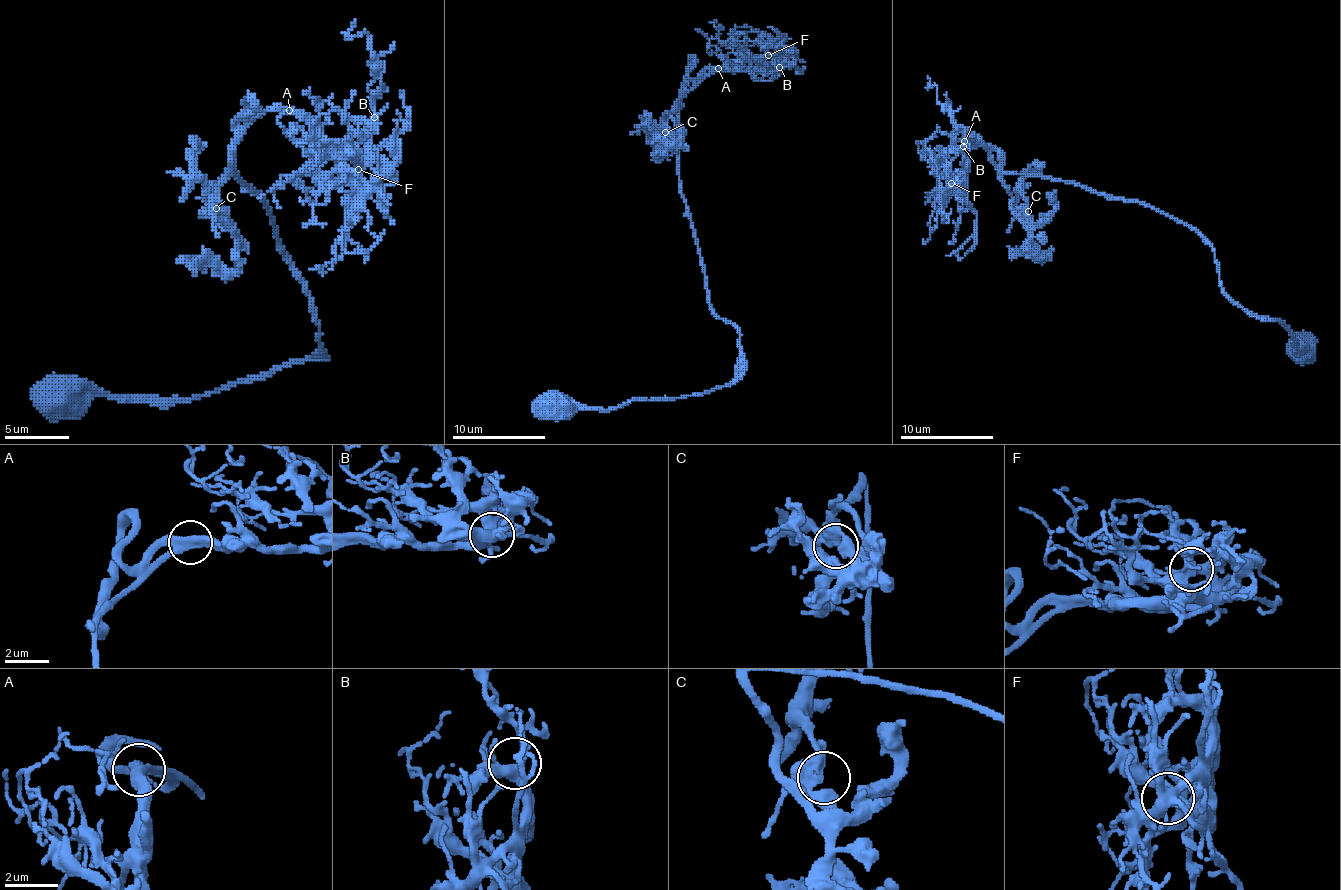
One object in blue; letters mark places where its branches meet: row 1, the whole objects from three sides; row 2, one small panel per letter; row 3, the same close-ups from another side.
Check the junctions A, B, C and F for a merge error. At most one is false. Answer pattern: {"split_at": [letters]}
{"split_at": []}

